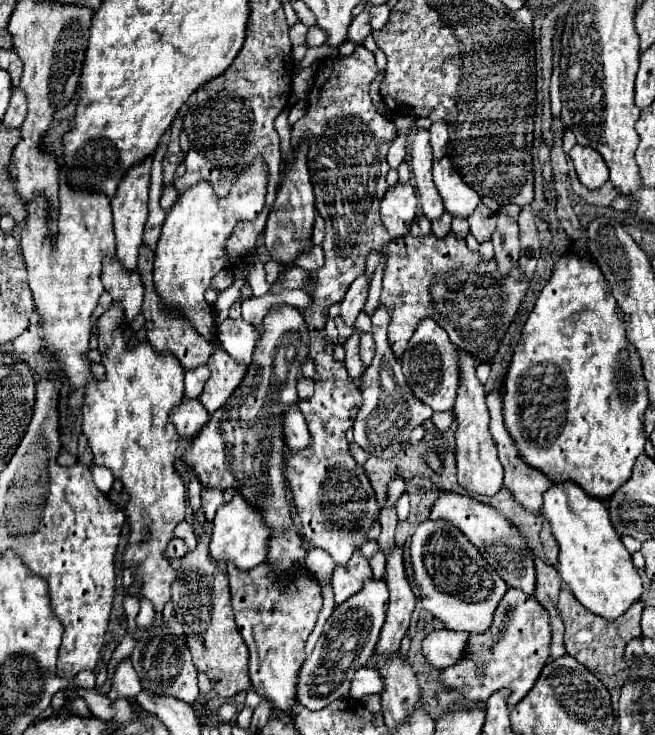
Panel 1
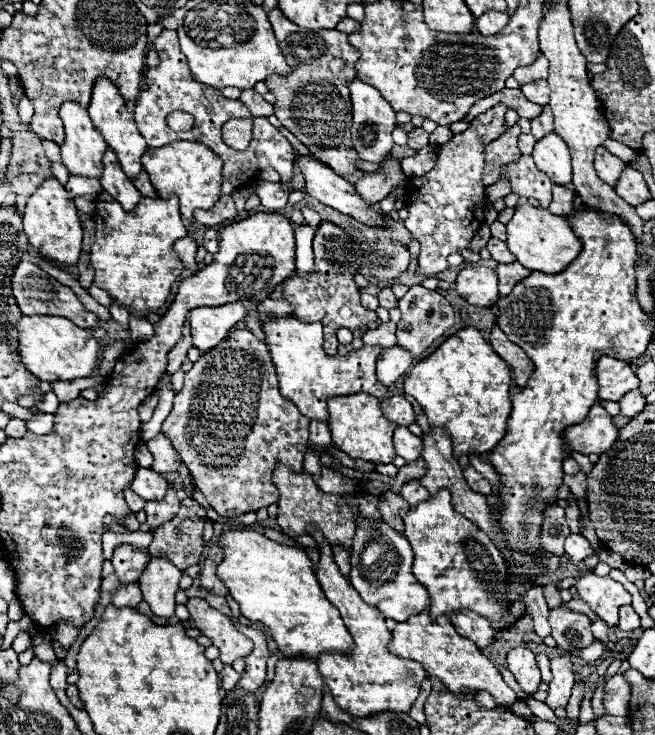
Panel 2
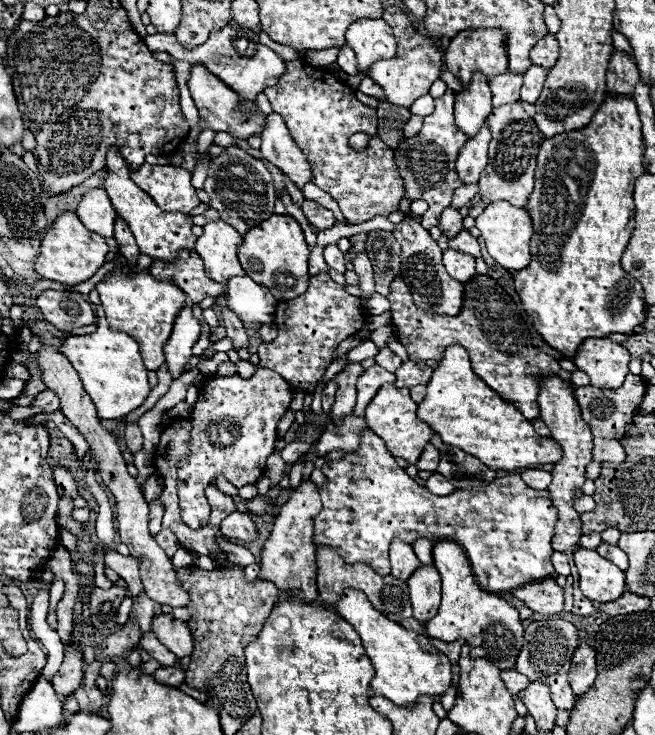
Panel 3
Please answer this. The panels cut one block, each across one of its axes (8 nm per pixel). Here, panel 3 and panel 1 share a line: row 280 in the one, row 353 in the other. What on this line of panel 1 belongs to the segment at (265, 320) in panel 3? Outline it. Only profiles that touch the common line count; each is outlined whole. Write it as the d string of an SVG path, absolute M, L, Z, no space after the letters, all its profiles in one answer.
M242 318L238 320L224 320L218 326L218 340L222 348L240 364L250 366L252 364L252 354L256 350L256 344L260 340L260 334L256 332L254 326L244 322Z

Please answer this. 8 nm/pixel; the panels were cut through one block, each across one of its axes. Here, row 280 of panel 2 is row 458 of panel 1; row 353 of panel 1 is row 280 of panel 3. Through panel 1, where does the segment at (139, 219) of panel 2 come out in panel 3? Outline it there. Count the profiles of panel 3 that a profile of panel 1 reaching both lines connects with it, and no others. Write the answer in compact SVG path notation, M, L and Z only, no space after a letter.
M148 270L136 274L134 278L128 278L126 274L108 274L96 284L96 290L100 294L110 330L132 336L140 344L144 366L148 370L158 370L164 364L162 350L172 334L174 320L186 306L186 294L178 286L172 286L172 282L156 282Z

